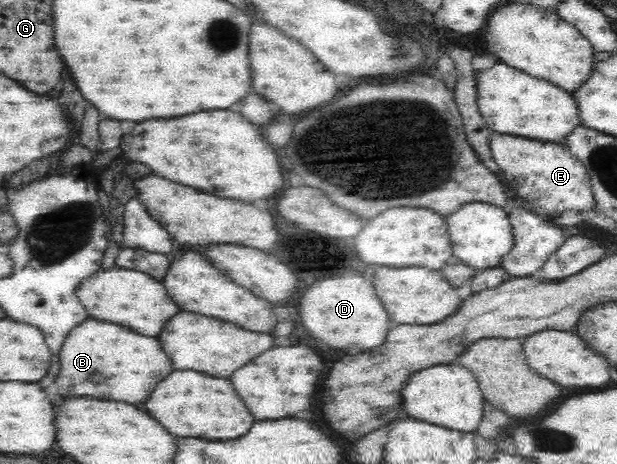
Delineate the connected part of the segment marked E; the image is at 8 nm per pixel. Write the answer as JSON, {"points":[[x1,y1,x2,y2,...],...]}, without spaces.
{"points":[[495,131,489,136,488,146,502,181,524,201,543,207,550,217,566,209,581,212,596,207,585,166,564,145]]}

